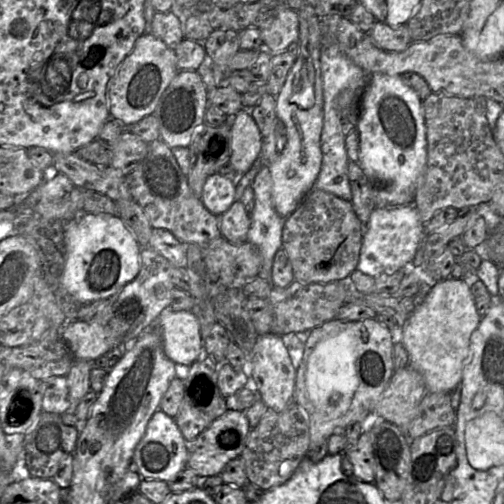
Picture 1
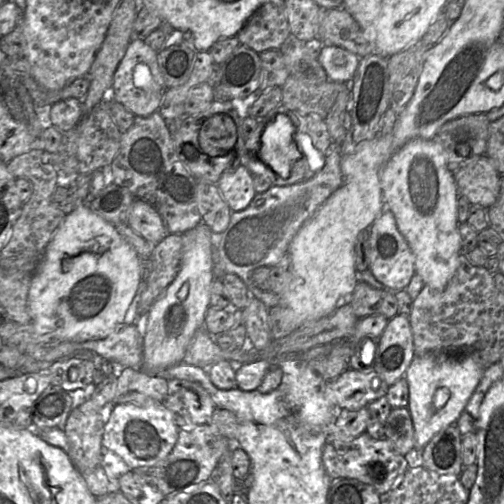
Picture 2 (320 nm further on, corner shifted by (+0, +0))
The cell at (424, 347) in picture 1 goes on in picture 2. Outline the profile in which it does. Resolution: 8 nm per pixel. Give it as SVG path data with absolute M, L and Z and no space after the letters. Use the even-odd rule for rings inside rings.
M468 354L415 356L403 376L408 384L407 408L413 422L417 450L422 450L439 431L457 422L485 368L477 357Z

